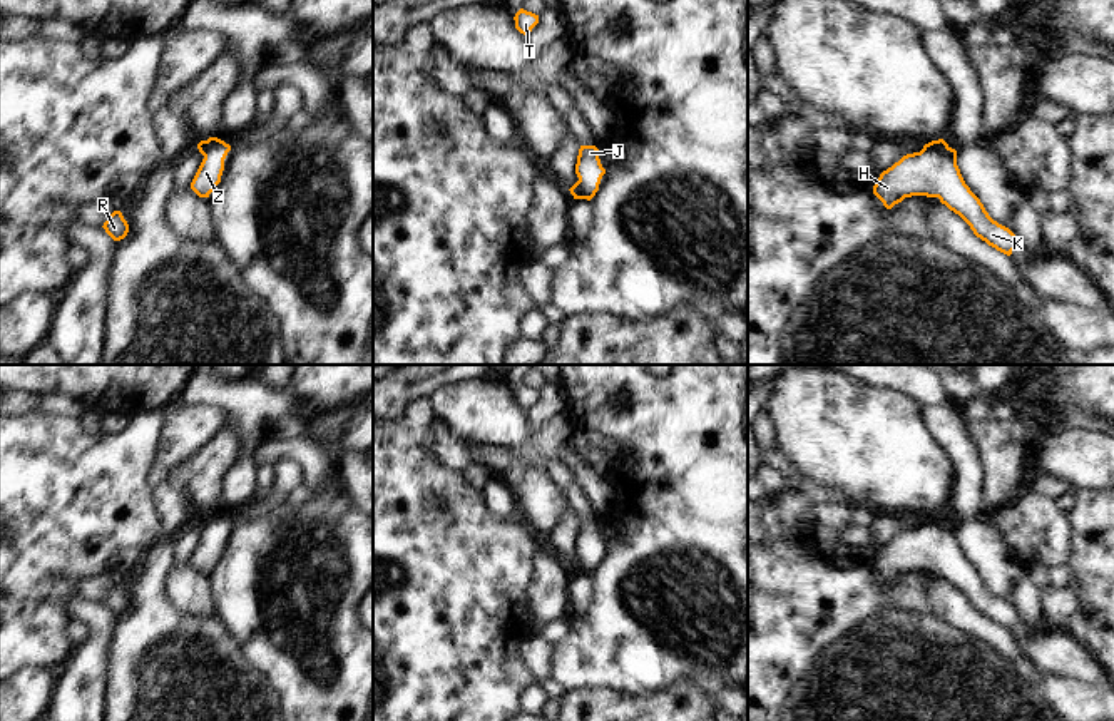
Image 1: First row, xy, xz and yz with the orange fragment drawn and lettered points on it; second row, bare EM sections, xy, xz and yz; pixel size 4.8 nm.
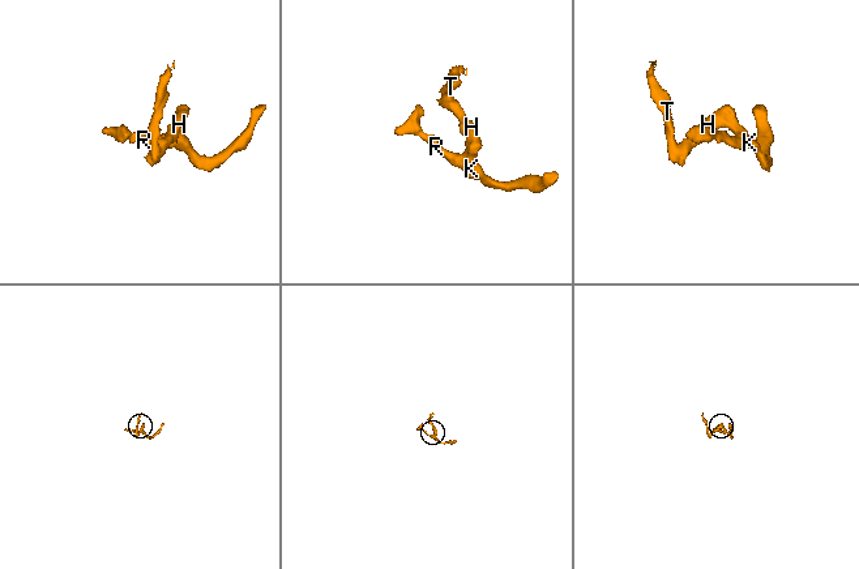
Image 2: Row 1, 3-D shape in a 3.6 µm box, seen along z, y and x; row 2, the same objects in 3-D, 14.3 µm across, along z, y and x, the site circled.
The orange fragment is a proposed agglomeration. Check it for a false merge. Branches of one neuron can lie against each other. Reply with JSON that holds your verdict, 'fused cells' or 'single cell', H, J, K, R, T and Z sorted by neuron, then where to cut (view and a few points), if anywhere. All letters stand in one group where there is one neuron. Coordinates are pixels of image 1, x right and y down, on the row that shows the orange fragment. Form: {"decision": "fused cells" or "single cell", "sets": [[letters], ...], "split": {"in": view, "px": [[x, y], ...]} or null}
{"decision": "single cell", "sets": [["H", "J", "K", "R", "T", "Z"]], "split": null}

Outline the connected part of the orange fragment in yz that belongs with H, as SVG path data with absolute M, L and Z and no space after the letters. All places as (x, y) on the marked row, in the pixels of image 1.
M943 139L925 144L920 152L907 154L883 171L873 186L873 194L887 209L912 196L938 197L989 246L1007 256L1020 248L1017 236L994 221L965 184L957 166L957 151Z

